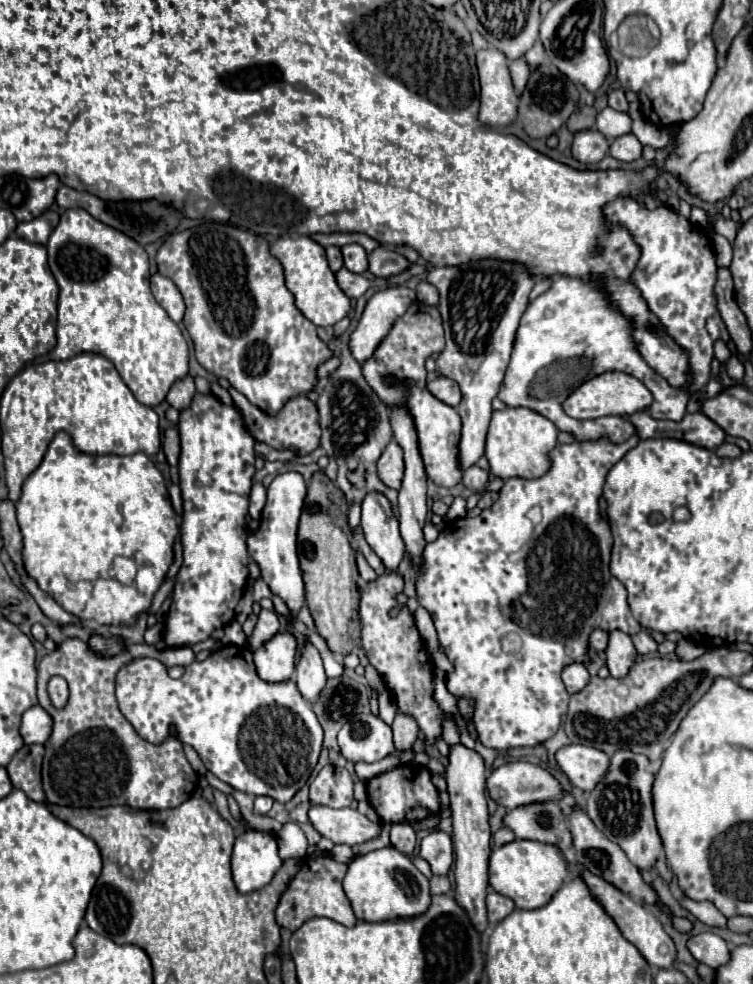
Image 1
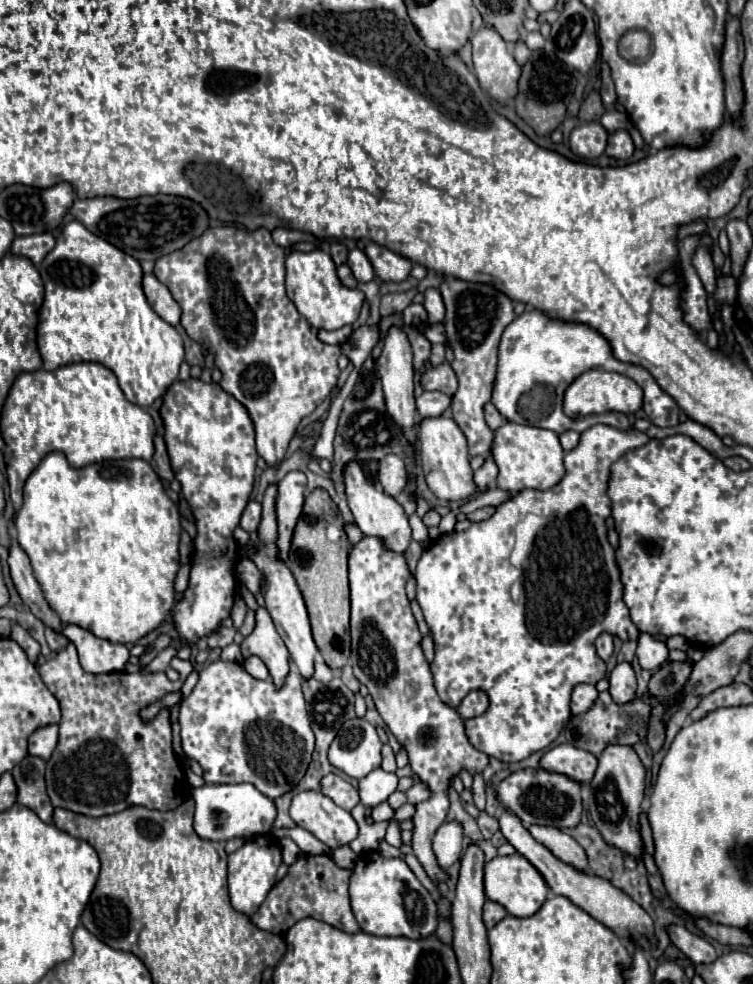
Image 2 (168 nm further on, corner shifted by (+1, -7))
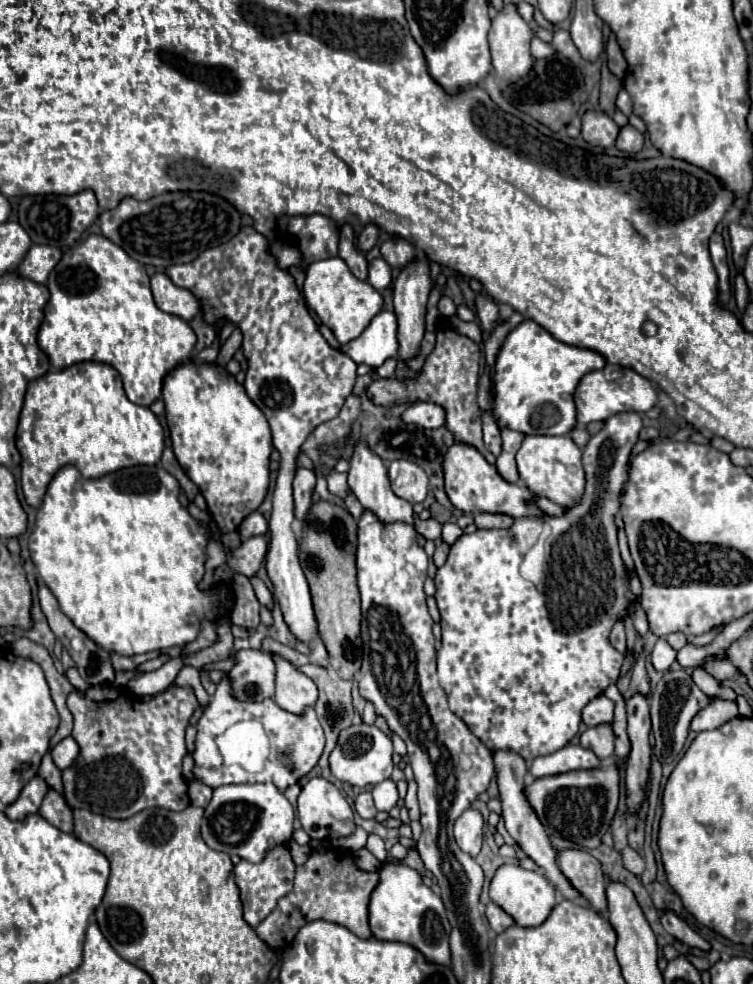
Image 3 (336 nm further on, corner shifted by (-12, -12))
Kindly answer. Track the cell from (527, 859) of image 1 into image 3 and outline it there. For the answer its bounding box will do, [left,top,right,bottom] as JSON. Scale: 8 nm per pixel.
[490,864,556,926]

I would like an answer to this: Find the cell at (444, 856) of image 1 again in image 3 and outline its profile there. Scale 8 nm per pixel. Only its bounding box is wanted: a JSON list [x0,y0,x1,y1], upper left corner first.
[454,810,482,858]

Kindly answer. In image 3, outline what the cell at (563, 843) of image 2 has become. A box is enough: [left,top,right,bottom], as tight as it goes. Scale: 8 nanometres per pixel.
[558,850,606,912]

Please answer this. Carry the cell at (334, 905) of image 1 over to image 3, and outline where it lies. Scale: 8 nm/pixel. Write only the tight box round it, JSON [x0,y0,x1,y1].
[256,848,378,950]

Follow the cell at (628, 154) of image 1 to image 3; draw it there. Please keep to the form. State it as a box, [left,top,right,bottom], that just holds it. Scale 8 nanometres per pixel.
[616,124,644,154]

